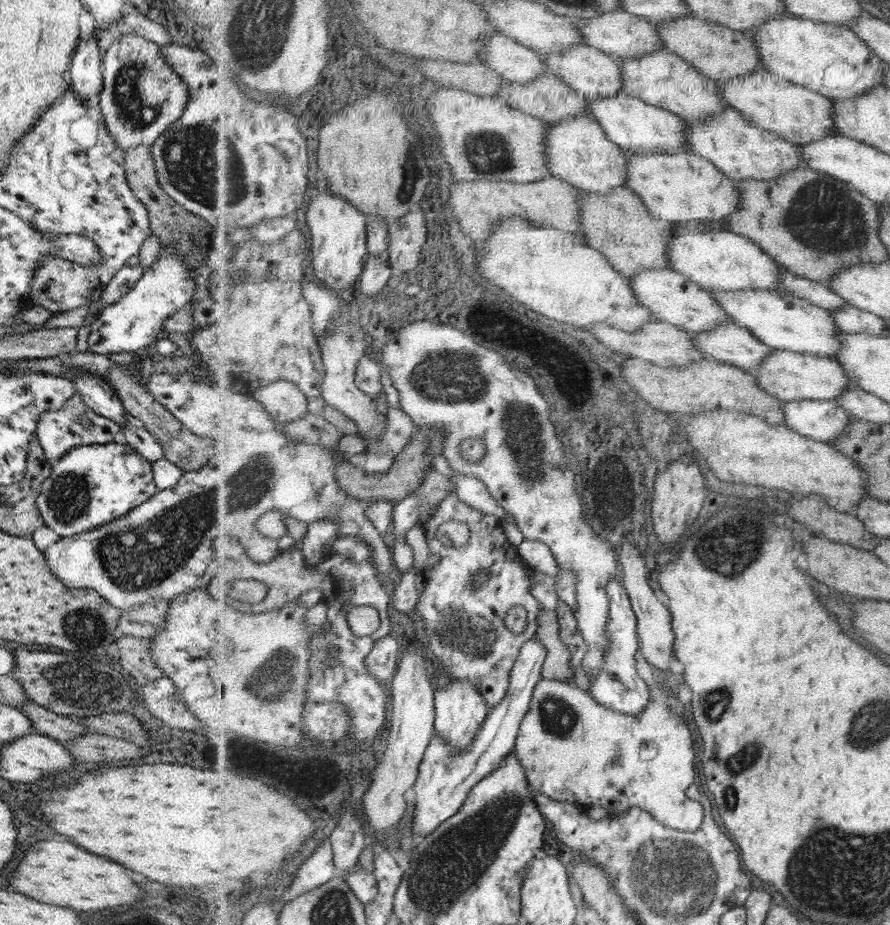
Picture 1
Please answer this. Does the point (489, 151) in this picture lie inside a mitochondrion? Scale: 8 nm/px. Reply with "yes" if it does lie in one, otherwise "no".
yes

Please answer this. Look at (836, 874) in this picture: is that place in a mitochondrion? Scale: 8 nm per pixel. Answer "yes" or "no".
yes

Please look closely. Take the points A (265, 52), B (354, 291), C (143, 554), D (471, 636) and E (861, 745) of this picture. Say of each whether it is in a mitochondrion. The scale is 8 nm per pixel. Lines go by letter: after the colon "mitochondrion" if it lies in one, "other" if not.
A: mitochondrion
B: other
C: mitochondrion
D: mitochondrion
E: mitochondrion

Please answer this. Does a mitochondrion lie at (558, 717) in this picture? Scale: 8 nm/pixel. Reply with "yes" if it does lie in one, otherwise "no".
yes

